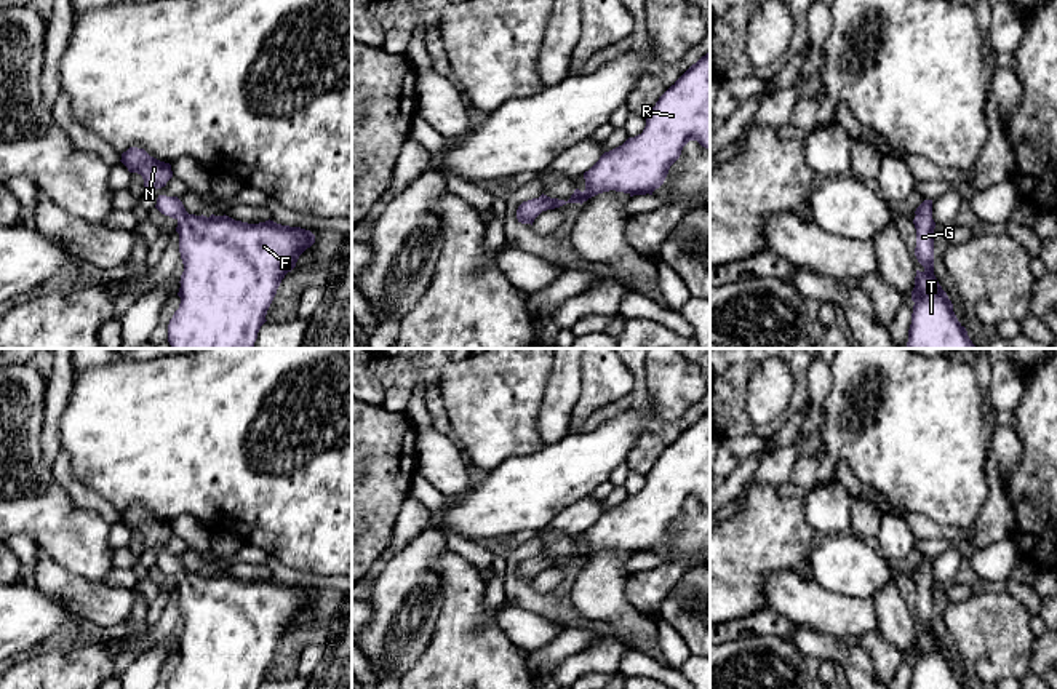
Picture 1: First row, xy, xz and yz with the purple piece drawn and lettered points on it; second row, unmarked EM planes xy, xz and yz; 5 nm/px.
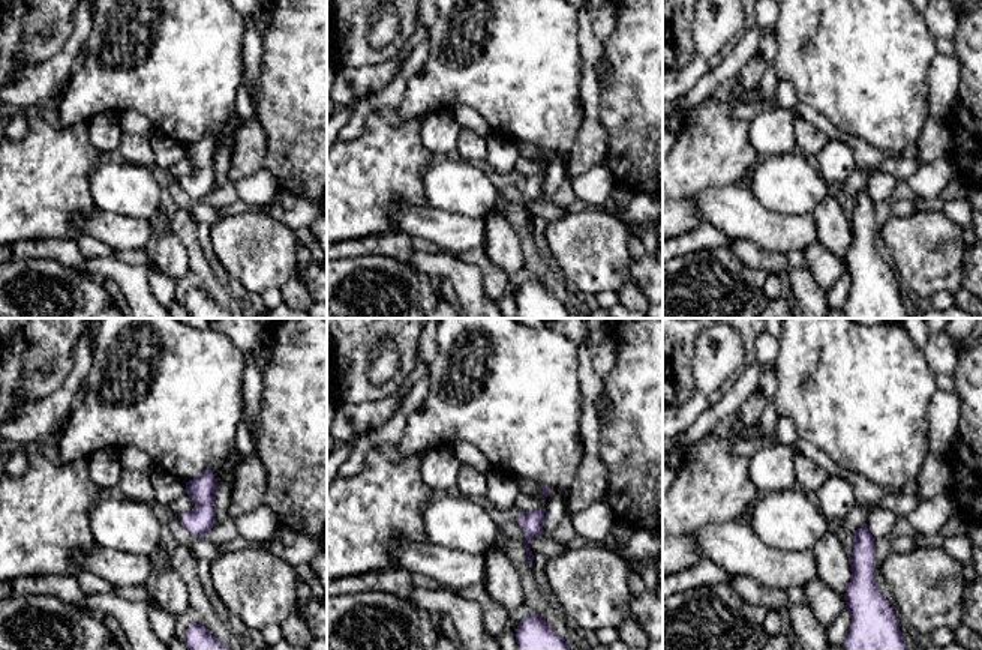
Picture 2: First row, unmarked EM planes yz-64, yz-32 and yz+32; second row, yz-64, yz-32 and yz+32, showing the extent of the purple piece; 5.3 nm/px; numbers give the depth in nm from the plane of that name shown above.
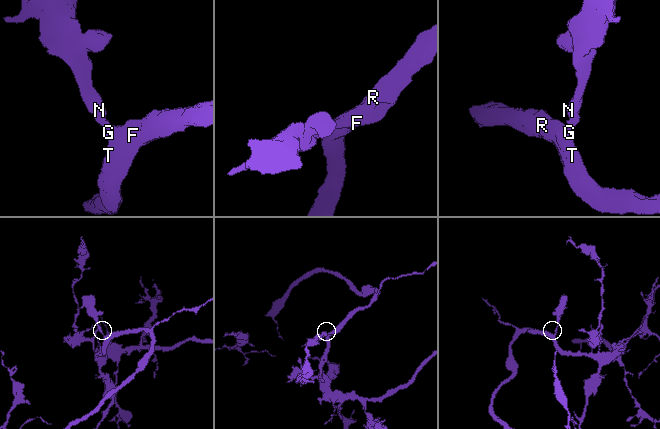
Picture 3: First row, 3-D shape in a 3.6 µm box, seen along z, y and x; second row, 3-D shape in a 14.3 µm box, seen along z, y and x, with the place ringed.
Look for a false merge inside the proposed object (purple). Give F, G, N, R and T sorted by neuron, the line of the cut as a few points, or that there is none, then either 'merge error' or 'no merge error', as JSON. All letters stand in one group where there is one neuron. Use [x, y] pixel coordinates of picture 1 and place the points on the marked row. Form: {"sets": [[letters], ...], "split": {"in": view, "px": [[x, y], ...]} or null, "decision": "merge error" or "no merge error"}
{"sets": [["F", "G", "N", "R", "T"]], "split": null, "decision": "no merge error"}

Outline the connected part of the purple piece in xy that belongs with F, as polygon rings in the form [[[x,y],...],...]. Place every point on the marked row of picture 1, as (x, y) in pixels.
[[[158,195],[155,208],[177,221],[184,264],[177,293],[181,304],[168,325],[171,348],[253,348],[281,280],[315,243],[315,235],[270,219],[248,224],[225,214],[189,214],[177,197]]]

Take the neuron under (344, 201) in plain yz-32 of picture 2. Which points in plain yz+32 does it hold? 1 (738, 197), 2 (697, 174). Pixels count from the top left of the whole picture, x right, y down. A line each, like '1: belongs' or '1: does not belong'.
1: does not belong
2: belongs

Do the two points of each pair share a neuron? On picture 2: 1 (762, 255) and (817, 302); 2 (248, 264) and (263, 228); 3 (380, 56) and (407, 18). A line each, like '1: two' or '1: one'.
1: one
2: one
3: one

